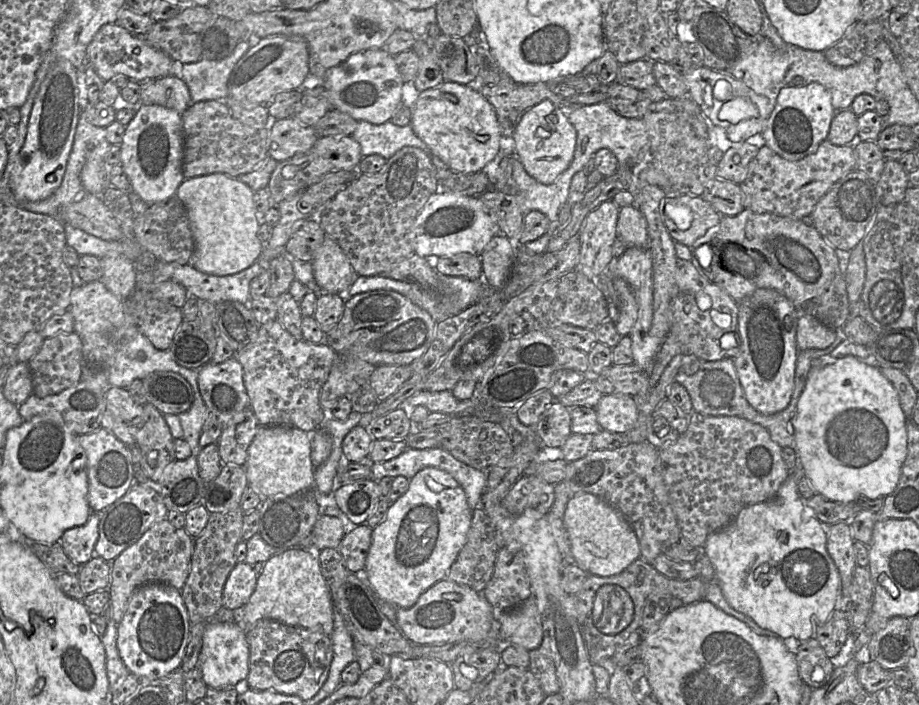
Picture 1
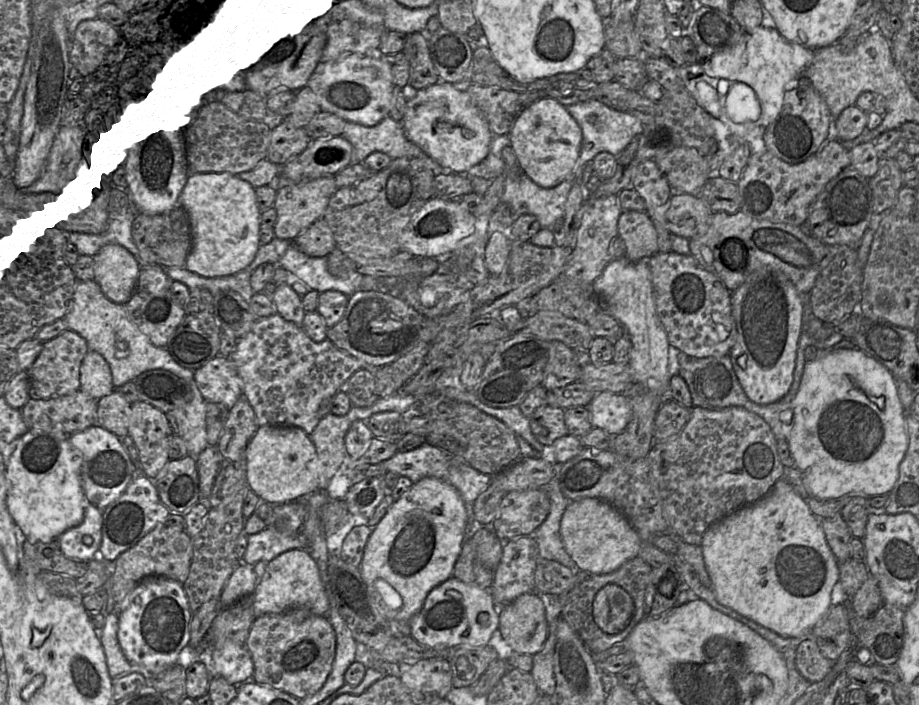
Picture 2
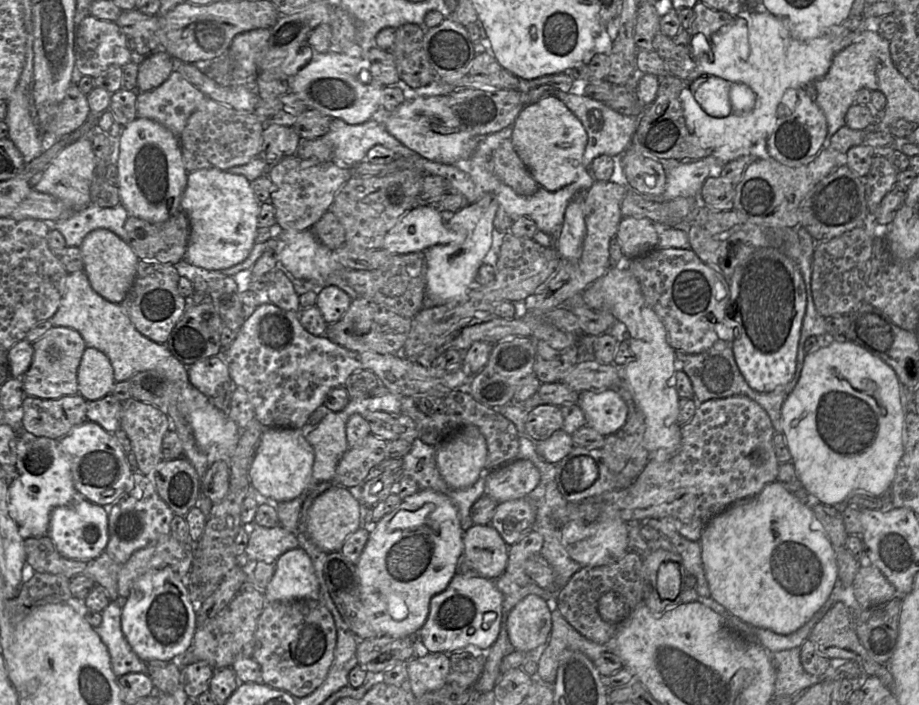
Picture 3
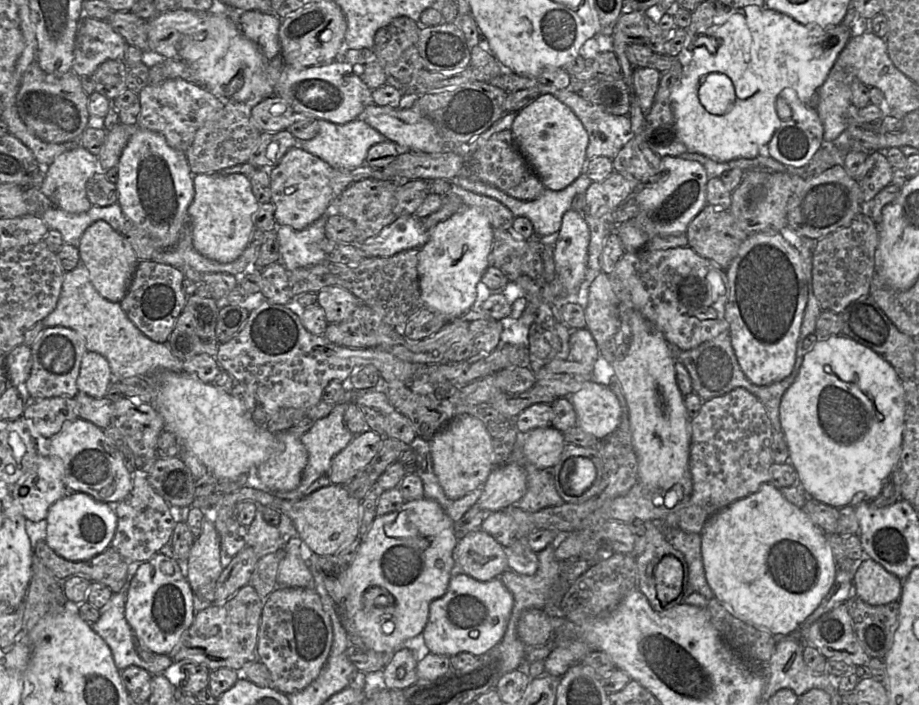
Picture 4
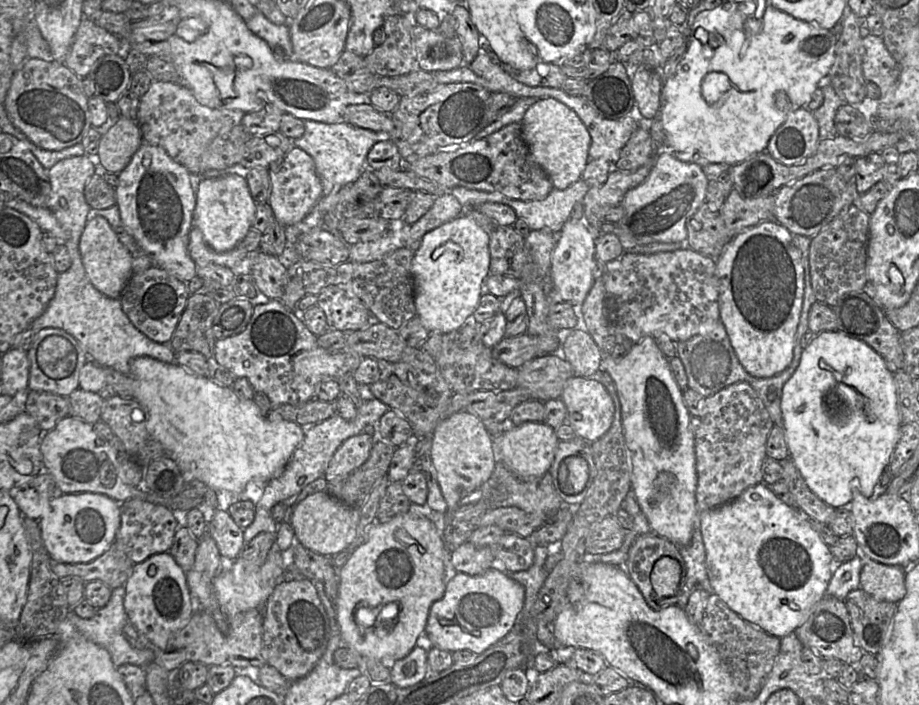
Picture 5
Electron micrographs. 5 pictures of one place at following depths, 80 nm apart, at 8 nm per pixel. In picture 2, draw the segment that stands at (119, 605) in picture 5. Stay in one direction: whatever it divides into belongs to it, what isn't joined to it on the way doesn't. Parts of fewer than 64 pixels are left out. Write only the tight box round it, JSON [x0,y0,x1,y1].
[99,614,150,681]

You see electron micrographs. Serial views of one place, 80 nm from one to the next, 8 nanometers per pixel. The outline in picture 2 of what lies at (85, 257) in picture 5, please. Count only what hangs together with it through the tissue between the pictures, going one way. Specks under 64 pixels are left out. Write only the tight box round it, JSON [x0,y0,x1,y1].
[94,244,140,304]

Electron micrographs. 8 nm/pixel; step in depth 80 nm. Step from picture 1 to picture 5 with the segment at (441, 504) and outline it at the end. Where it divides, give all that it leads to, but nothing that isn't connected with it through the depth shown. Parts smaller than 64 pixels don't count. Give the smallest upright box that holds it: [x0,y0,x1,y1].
[335,508,457,661]

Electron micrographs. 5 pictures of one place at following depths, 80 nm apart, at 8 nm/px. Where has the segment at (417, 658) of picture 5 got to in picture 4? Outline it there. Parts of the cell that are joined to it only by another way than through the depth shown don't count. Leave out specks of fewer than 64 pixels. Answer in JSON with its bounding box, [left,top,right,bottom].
[381,648,418,689]

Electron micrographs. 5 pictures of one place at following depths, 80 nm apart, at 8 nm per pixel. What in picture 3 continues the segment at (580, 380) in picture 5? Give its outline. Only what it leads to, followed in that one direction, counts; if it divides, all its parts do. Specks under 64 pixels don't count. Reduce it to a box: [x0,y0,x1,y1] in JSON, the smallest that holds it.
[577,389,628,437]

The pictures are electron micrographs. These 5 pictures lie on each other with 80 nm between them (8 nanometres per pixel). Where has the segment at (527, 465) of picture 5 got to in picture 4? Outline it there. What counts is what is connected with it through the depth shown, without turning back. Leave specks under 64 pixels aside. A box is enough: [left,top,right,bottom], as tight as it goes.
[524,427,566,469]

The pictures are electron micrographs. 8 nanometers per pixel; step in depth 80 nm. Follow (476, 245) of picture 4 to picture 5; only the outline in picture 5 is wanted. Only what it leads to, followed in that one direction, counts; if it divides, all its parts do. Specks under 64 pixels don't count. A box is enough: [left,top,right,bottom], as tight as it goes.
[412,215,490,333]

